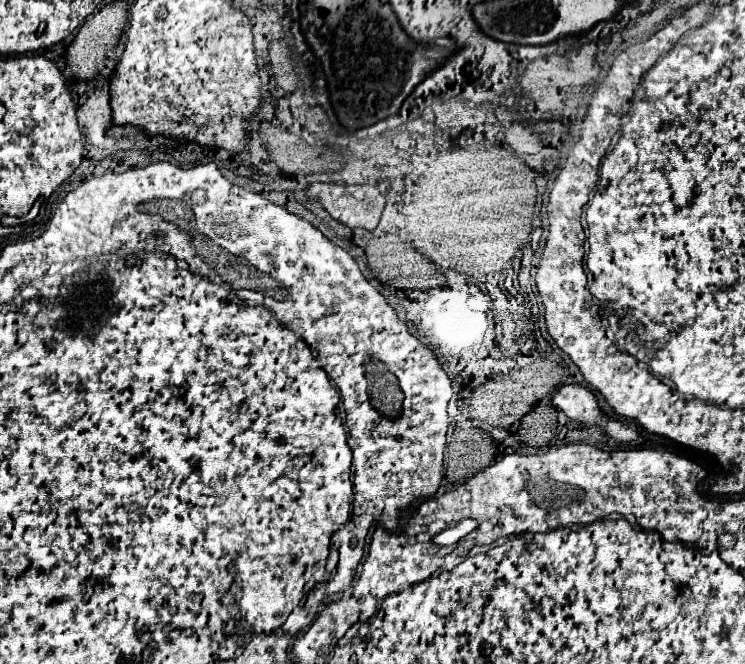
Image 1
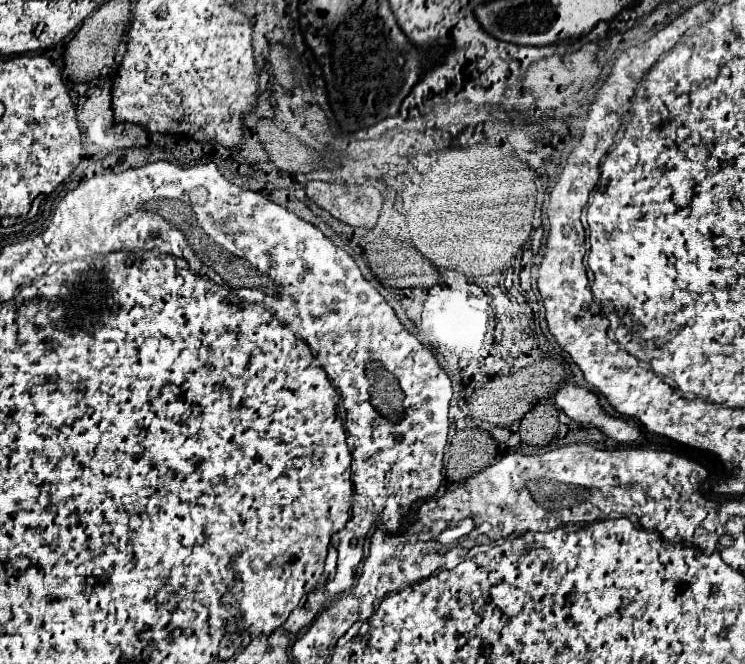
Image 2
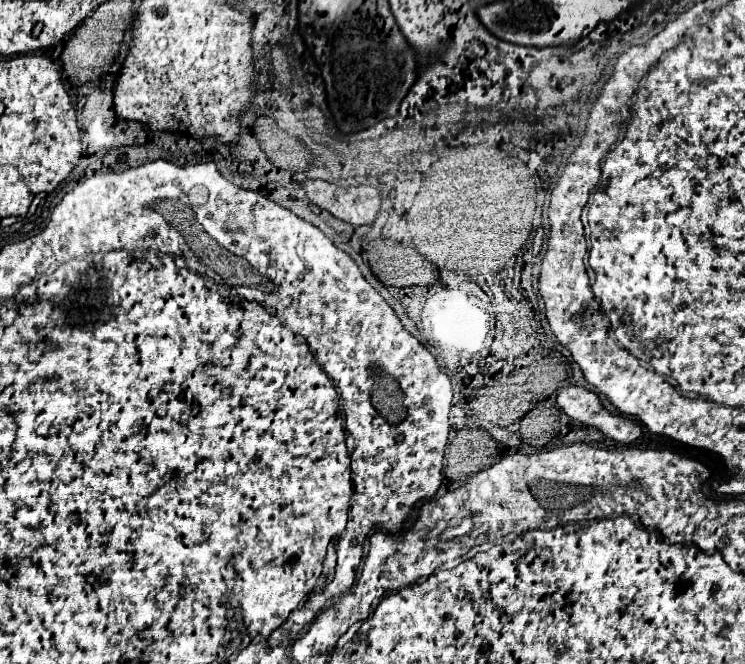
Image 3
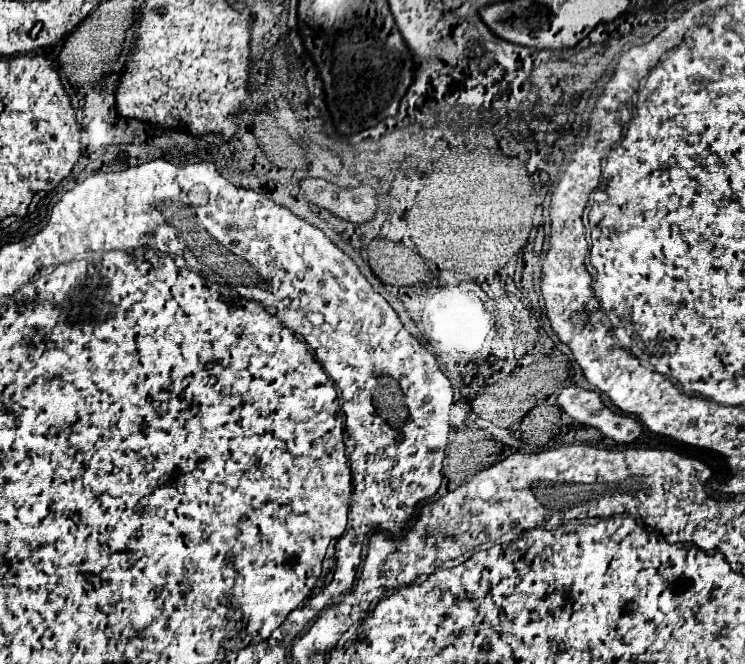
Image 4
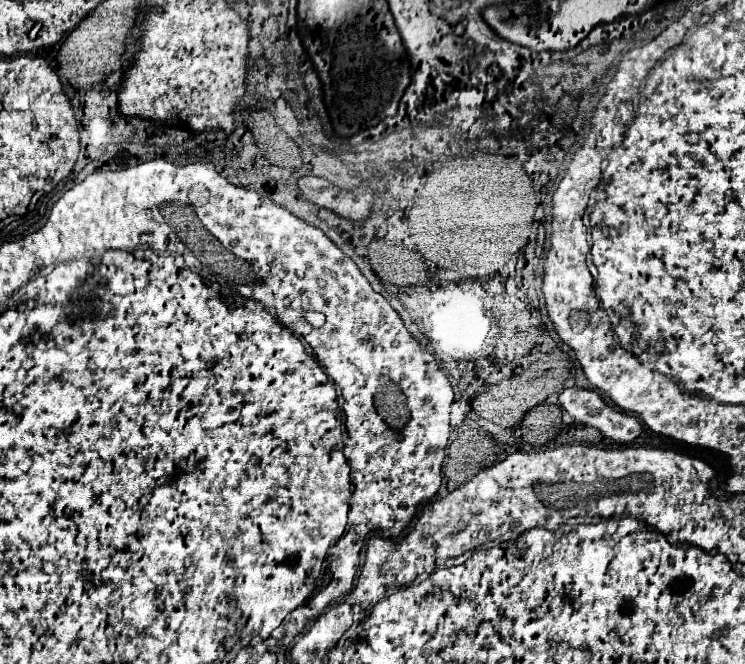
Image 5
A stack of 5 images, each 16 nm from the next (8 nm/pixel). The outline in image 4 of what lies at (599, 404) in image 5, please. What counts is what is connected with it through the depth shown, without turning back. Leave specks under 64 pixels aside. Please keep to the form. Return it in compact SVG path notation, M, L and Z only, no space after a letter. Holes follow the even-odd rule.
M566 386L558 394L558 406L576 422L594 426L604 436L620 444L630 444L642 434L640 424L634 418L608 410L602 404L600 396L592 390L580 386Z

